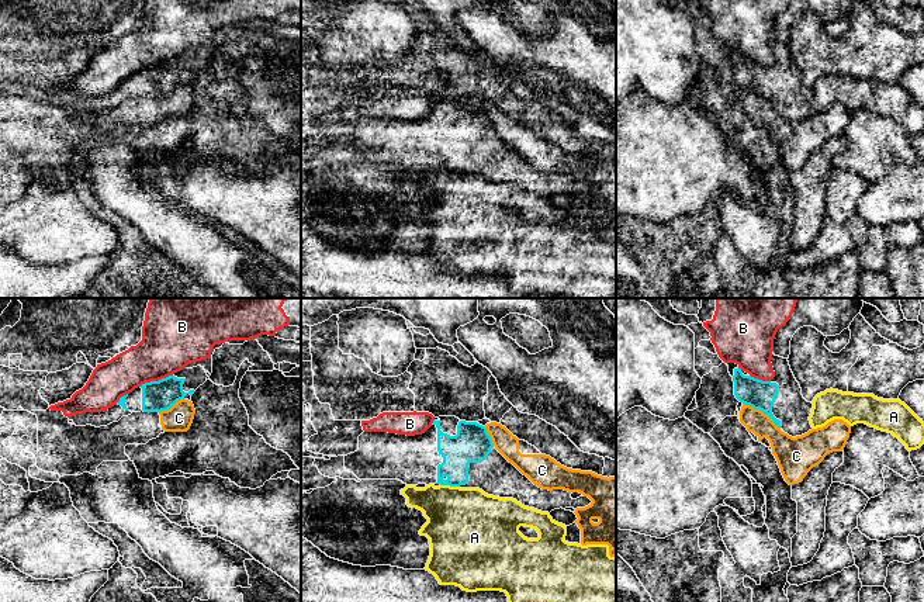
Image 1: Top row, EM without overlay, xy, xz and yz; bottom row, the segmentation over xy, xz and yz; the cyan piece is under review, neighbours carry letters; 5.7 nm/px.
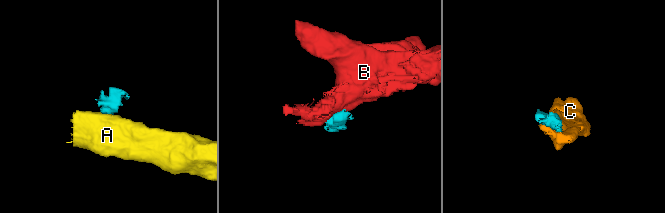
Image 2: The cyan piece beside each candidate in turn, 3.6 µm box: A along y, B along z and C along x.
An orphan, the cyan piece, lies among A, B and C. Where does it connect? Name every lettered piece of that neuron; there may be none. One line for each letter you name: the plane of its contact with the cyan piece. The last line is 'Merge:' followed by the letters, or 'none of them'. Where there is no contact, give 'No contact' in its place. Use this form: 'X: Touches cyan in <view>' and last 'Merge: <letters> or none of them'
Merge: none of them

